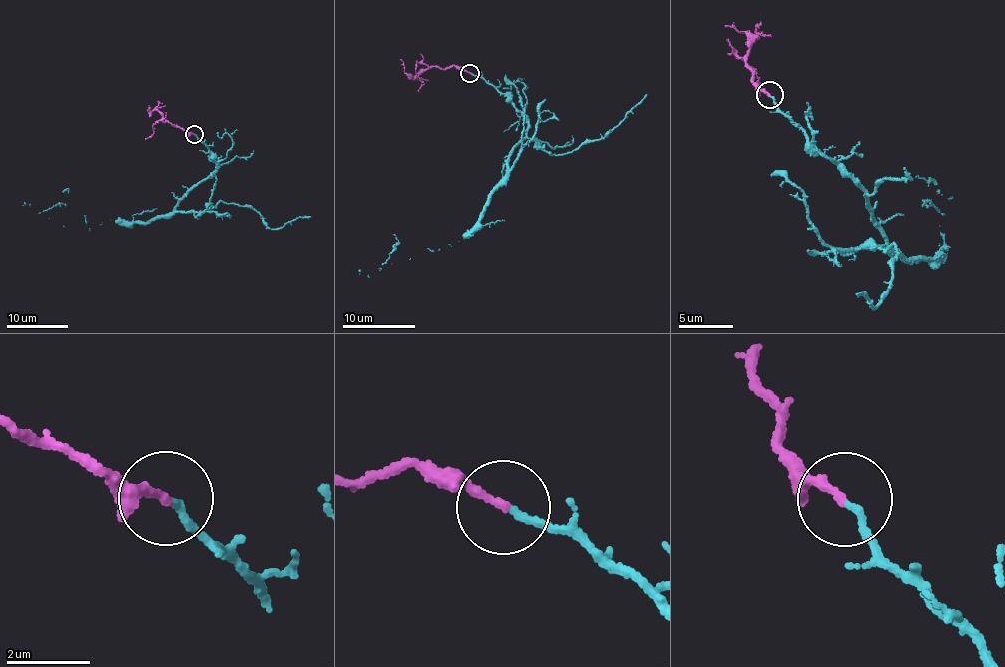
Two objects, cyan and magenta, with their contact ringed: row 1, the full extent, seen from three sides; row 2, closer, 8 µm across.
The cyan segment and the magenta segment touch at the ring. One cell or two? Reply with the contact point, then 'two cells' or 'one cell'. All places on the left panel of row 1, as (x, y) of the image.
at (194, 134); one cell

